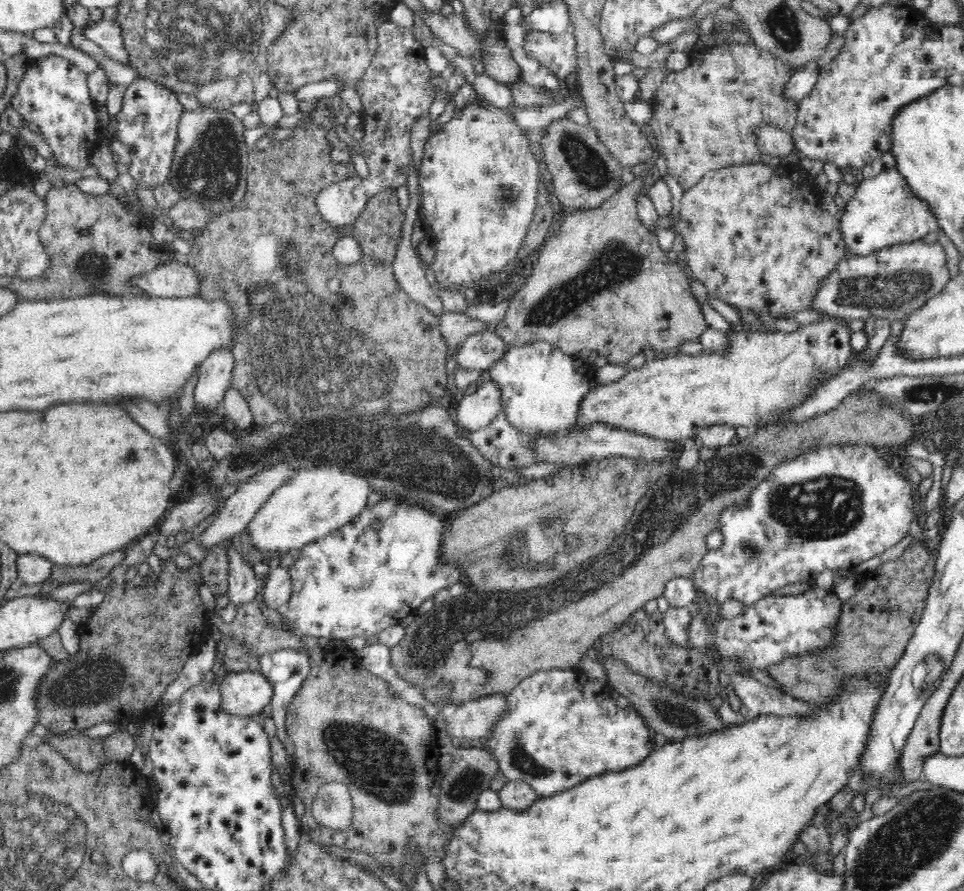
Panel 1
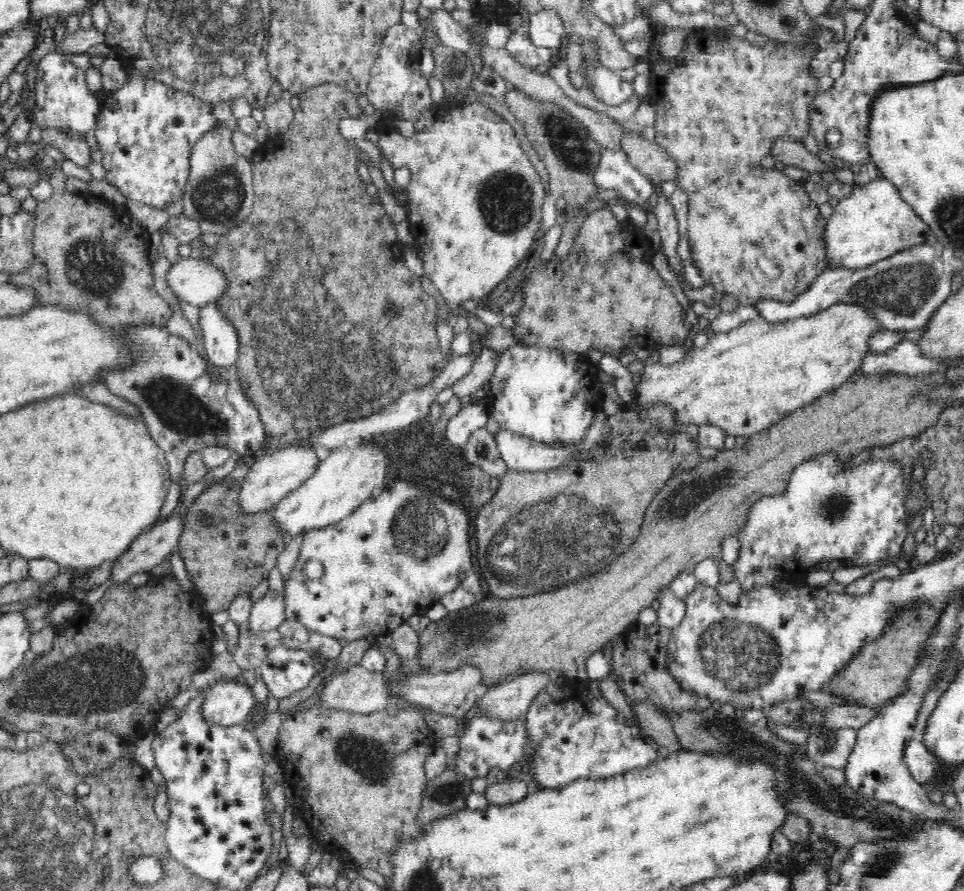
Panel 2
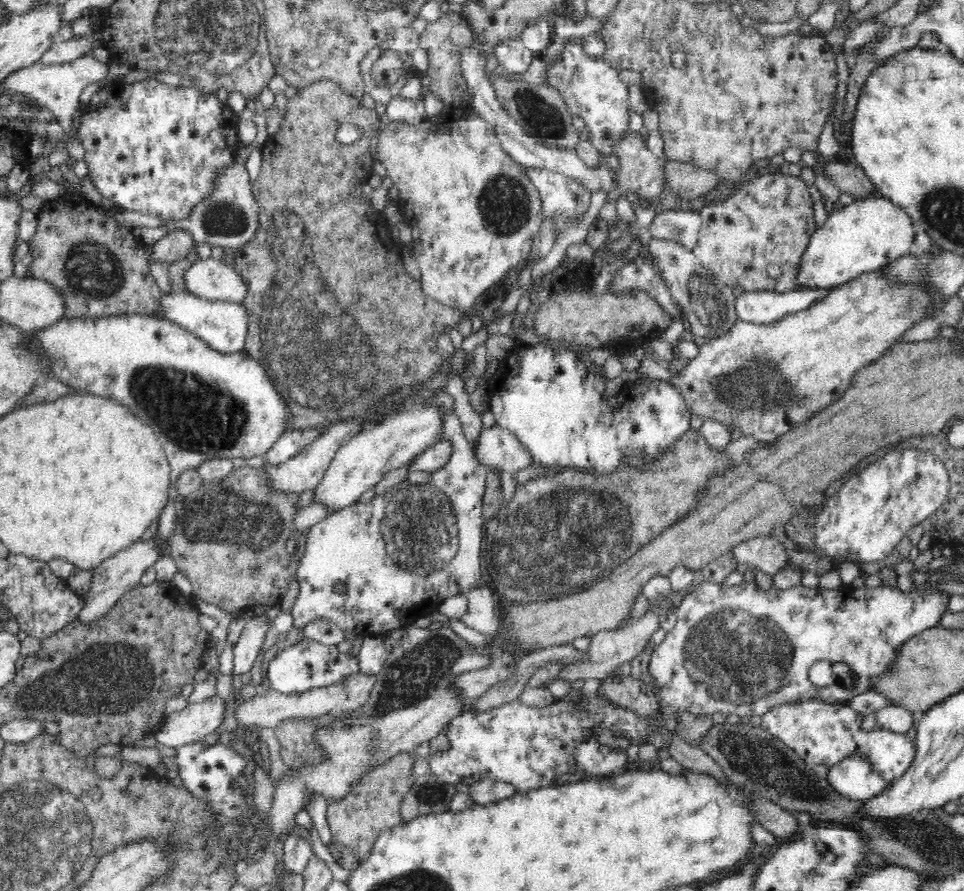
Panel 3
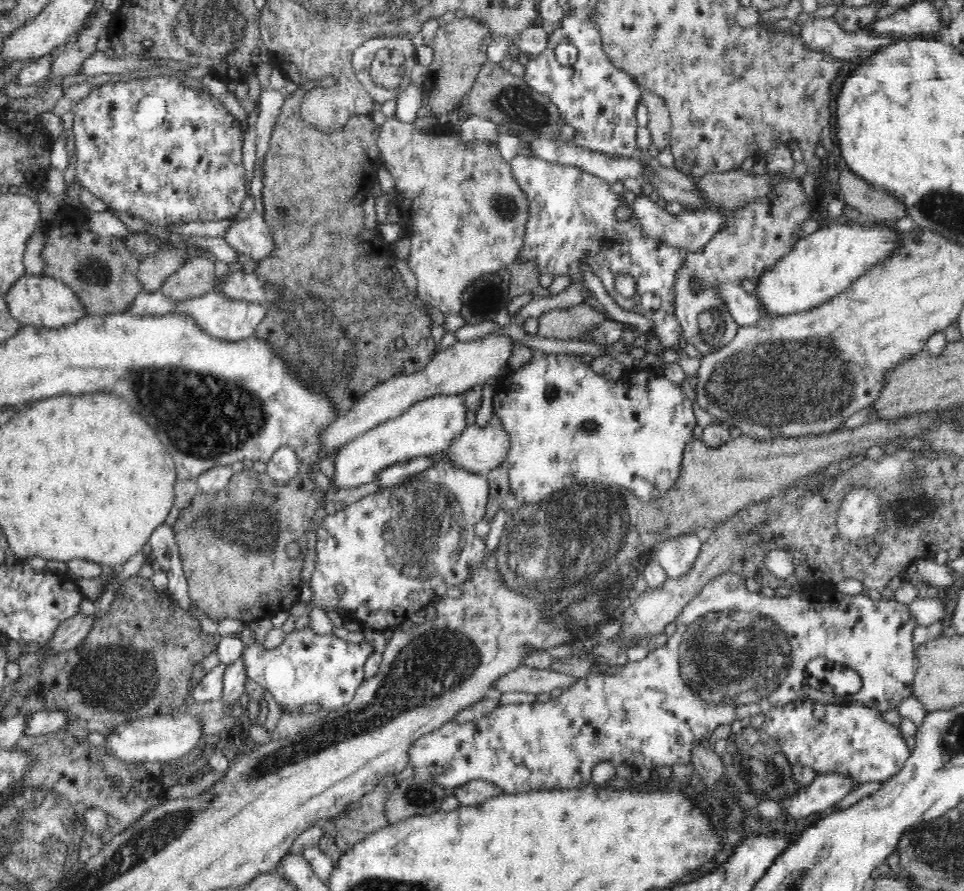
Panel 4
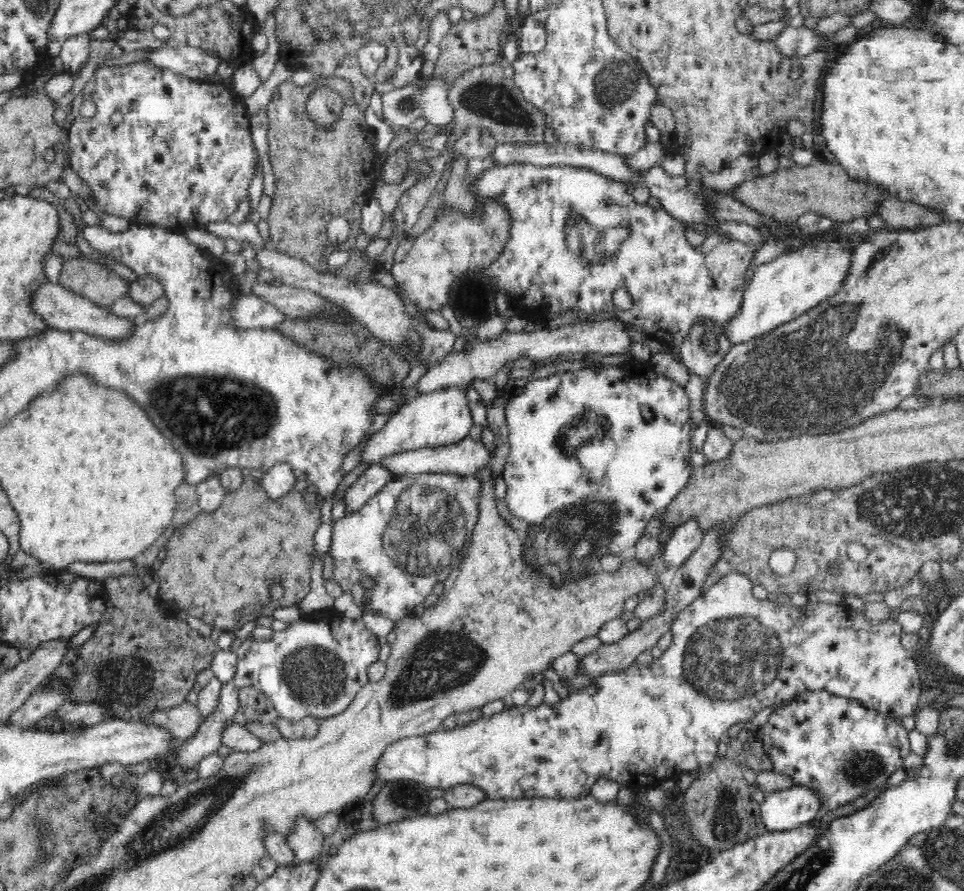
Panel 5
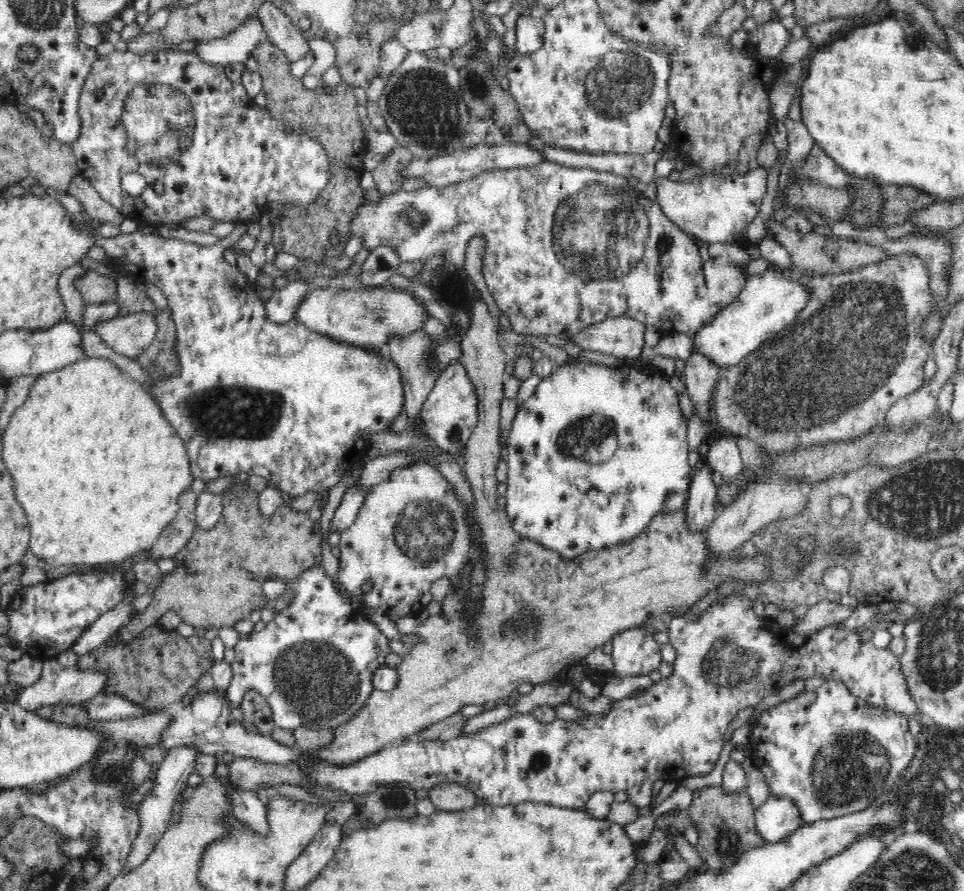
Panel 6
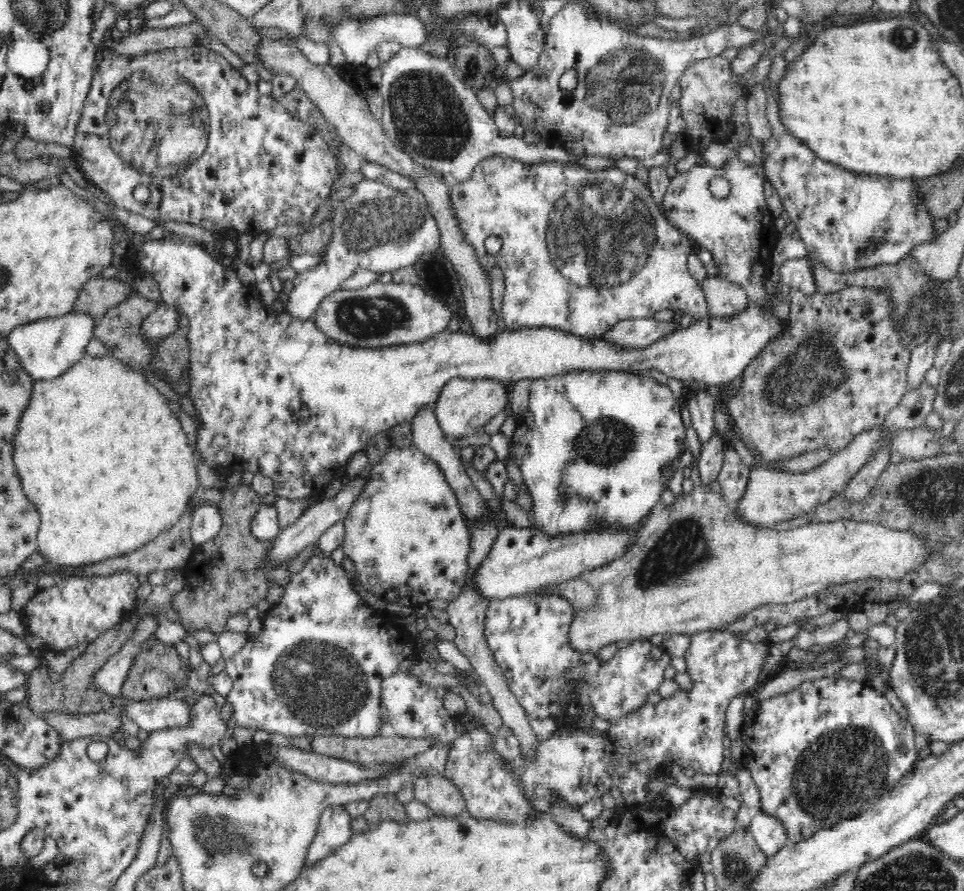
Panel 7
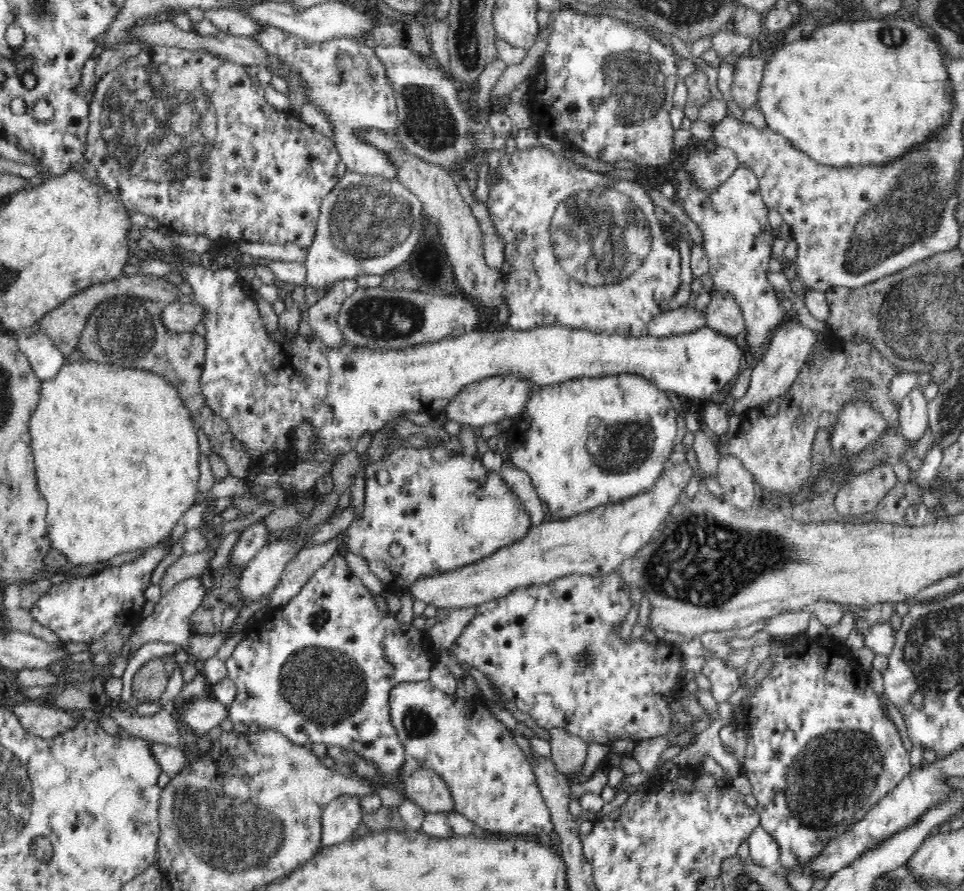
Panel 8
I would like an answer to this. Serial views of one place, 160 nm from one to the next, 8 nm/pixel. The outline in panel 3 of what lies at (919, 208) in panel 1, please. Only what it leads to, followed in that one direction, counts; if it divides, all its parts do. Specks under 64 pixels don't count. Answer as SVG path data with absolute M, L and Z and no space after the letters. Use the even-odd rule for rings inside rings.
M874 186L871 193L855 199L851 204L837 206L822 227L818 227L816 233L812 234L802 258L802 266L800 266L800 288L806 285L821 287L844 285L864 272L874 272L889 262L908 254L914 240L916 240L916 227L913 219L898 203L884 196Z

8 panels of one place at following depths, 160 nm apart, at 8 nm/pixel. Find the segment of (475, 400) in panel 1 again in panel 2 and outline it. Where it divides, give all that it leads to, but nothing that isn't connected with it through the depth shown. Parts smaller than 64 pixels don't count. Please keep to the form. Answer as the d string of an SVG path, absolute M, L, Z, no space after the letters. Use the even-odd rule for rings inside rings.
M485 399L470 402L468 406L462 407L458 414L449 418L444 431L446 439L456 448L462 448L474 431L487 426L490 417L491 412L486 408Z

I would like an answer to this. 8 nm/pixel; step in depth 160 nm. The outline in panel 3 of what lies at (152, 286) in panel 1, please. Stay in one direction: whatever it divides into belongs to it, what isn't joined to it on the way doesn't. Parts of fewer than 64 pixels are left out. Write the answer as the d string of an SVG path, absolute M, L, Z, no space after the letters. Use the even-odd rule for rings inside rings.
M212 257L191 262L184 271L183 283L188 293L211 301L242 303L247 291L232 265Z

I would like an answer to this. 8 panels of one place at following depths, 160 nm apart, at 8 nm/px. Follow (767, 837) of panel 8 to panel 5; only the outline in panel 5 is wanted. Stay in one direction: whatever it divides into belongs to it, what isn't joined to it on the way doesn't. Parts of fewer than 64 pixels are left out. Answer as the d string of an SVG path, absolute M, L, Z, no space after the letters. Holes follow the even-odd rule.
M794 784L790 789L770 793L761 804L766 830L787 831L814 820L820 812L823 798L816 789Z

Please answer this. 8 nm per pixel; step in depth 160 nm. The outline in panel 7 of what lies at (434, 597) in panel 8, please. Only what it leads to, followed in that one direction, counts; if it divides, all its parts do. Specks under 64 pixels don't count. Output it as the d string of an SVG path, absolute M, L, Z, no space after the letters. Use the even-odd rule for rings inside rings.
M644 520L631 530L622 530L622 532L602 530L585 535L570 534L567 537L554 538L545 536L536 529L506 526L499 530L489 558L484 560L475 584L483 596L492 600L494 597L506 599L532 594L550 584L576 578L586 570L602 566L602 563L612 562L614 558L620 558L633 534L643 522Z

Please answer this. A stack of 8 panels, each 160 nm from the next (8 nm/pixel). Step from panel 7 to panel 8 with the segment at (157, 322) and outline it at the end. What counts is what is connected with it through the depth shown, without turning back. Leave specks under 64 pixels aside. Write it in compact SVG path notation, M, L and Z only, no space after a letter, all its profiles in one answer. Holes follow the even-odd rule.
M172 302L161 310L161 324L172 333L193 332L194 326L201 323L201 308L192 303Z

